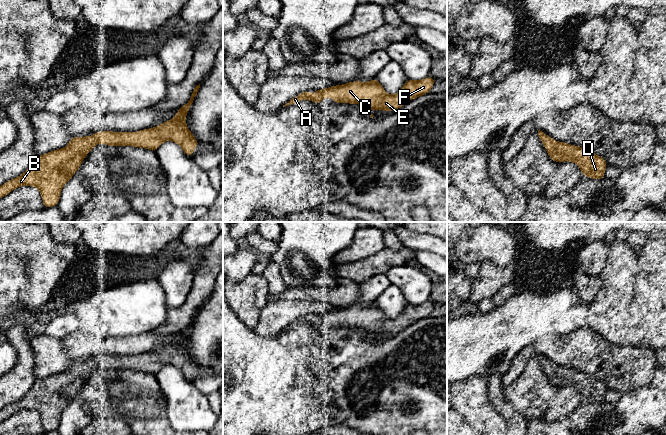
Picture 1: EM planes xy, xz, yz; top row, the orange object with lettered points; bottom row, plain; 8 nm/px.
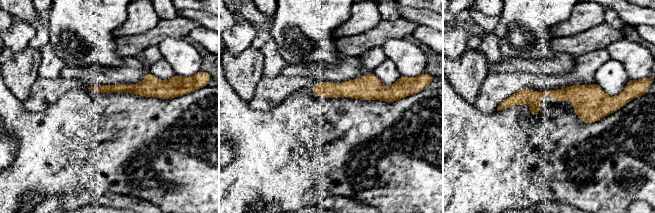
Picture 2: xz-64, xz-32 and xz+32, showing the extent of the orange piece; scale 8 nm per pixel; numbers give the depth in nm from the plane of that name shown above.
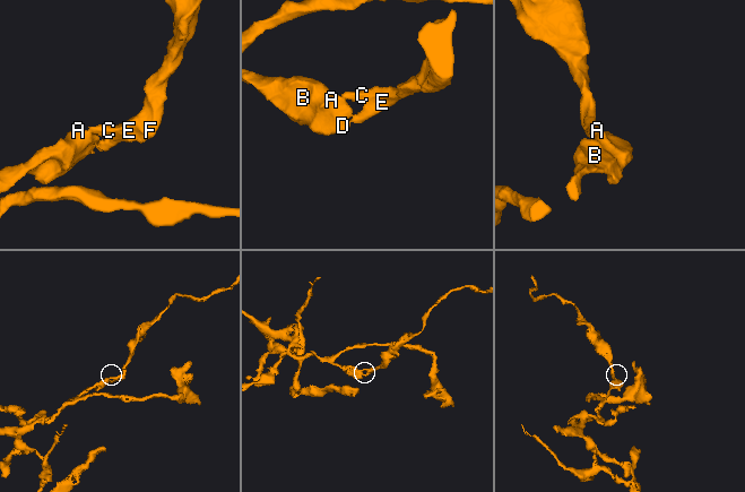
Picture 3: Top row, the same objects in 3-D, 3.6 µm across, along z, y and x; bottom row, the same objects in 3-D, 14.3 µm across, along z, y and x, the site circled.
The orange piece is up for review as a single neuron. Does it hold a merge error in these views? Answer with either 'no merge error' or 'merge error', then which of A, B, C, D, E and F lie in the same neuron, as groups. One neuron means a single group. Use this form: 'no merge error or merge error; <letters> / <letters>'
no merge error; A B C D E F

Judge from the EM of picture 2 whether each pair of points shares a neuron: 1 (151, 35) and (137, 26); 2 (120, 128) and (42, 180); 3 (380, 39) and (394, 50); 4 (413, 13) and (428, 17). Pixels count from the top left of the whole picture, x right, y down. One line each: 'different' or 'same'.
1: different
2: same
3: different
4: same

